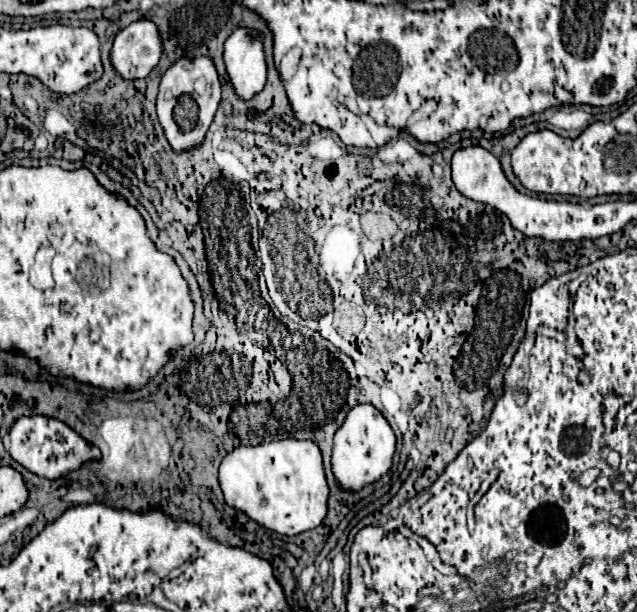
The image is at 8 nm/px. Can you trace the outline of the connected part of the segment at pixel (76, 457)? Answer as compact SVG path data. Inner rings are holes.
M22 416L22 418L18 418L10 430L8 452L26 470L34 472L36 476L50 478L50 480L66 476L68 472L80 470L82 464L102 458L102 454L96 446L88 444L80 434L76 434L64 422L60 422L56 418L48 418L48 416Z

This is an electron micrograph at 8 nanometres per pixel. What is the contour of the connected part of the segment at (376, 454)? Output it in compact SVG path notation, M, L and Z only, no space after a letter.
M360 404L346 416L346 422L334 436L332 474L344 492L358 492L380 480L390 468L396 452L396 436L384 416L370 404Z

